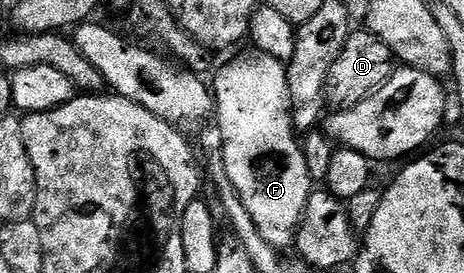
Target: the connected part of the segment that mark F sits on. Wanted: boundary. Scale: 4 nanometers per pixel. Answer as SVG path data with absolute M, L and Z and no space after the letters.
M248 48L242 54L237 54L217 74L217 79L211 82L211 93L215 103L215 119L221 129L219 147L223 152L223 164L230 184L239 200L246 208L251 220L258 229L262 240L285 252L294 245L297 236L297 226L305 211L315 183L309 178L307 163L304 159L302 143L298 131L293 128L293 112L289 101L286 63L275 60L275 56L267 56L267 52L256 48Z

